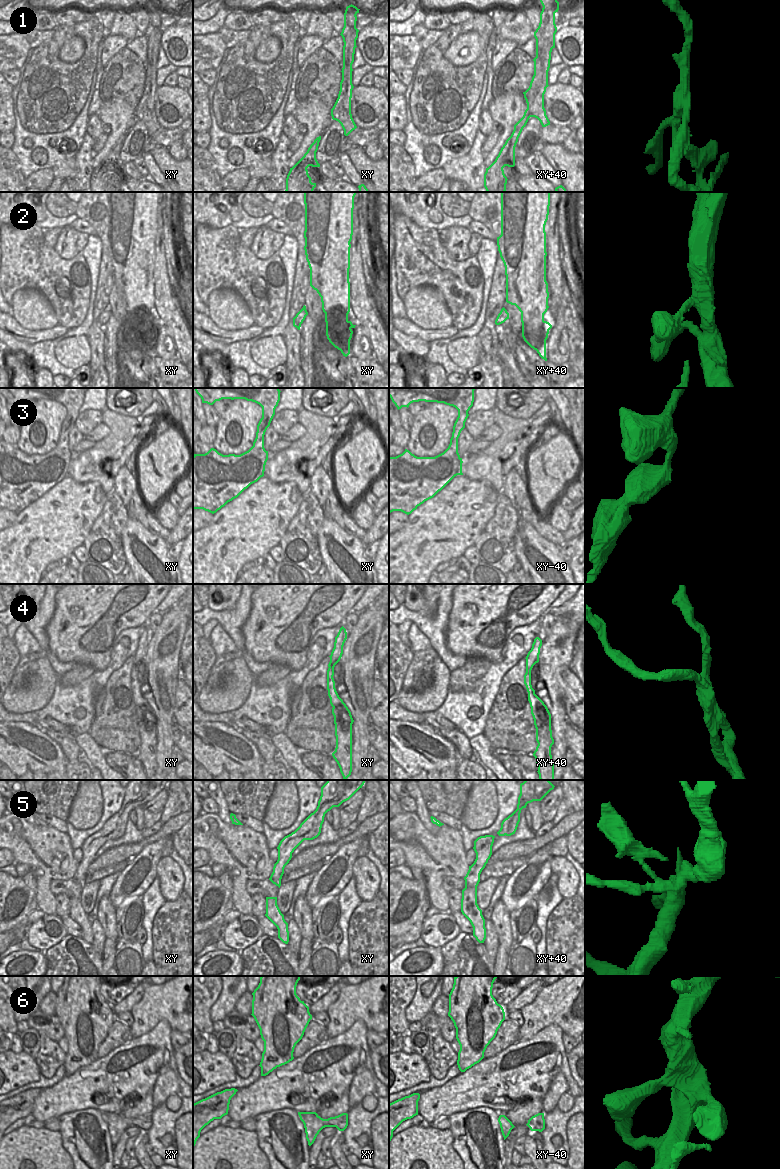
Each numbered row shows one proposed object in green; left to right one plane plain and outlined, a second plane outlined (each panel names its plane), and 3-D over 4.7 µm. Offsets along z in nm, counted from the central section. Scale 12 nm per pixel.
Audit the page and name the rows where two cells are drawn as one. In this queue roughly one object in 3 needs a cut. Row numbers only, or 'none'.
1, 4, 5.

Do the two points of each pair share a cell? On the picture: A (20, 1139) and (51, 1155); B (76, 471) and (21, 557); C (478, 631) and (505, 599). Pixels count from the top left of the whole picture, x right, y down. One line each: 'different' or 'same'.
A: same
B: different
C: same

